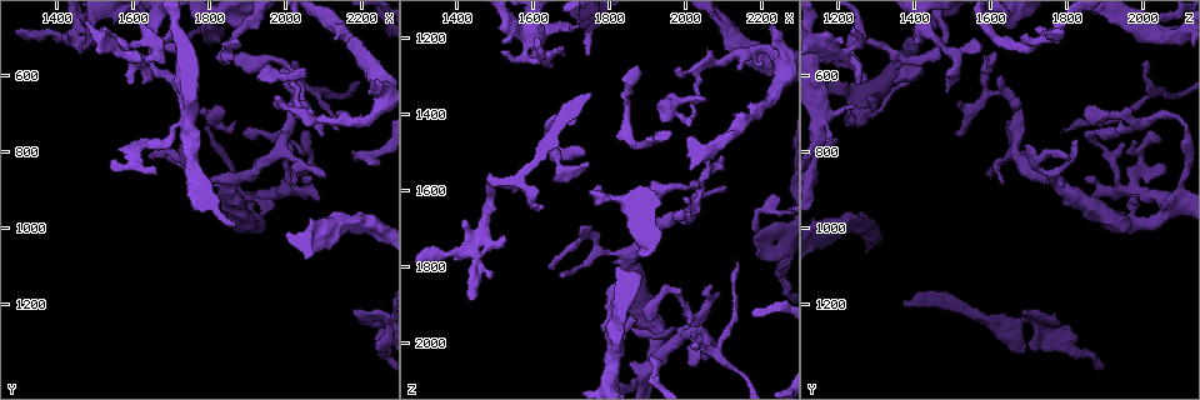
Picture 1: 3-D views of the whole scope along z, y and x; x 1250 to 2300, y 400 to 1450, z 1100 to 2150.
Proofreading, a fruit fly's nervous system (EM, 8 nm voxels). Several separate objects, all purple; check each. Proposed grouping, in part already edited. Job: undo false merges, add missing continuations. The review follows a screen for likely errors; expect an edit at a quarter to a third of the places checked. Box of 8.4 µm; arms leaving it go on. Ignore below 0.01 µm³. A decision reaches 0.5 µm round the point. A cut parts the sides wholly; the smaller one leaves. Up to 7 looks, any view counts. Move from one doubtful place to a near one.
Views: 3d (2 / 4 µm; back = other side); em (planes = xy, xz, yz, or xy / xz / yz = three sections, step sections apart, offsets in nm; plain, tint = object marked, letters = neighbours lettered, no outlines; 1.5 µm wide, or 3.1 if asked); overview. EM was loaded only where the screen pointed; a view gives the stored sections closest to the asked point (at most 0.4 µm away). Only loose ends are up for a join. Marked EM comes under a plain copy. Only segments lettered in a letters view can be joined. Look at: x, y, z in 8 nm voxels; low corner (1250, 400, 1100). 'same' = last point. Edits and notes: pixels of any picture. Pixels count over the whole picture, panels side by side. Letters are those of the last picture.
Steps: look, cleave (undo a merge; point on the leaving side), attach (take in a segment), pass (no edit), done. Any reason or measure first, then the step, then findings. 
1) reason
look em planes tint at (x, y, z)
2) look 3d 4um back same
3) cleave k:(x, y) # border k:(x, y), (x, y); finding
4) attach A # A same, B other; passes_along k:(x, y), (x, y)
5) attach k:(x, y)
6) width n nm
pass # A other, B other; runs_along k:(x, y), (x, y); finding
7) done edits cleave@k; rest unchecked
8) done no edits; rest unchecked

sharp bend
look em planes tint at (1750, 835, 1725)

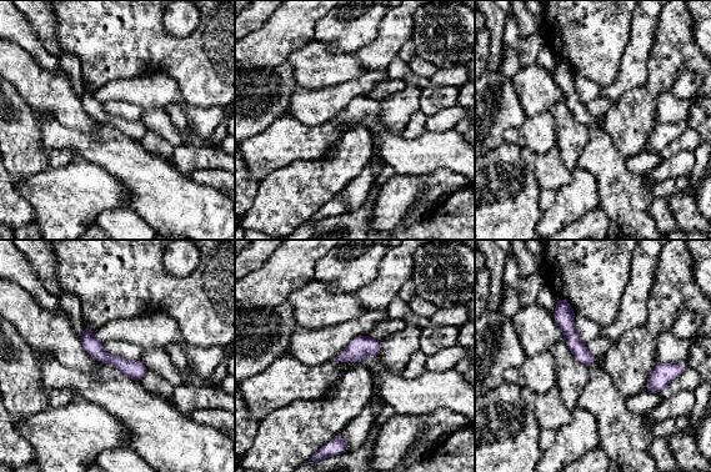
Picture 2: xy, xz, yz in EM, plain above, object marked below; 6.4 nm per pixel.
look em planes letters same

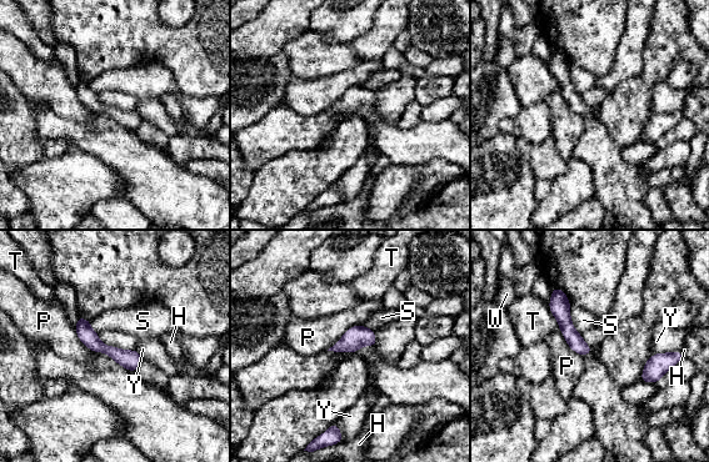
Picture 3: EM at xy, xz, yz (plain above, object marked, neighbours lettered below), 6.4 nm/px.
pass # H other, P other, S other, T other, W other, Y other; border 3:(363, 325), (353, 325), (326, 350); all the same cell

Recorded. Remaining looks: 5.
free end
look 3d 2um back at (1655, 610, 1270)

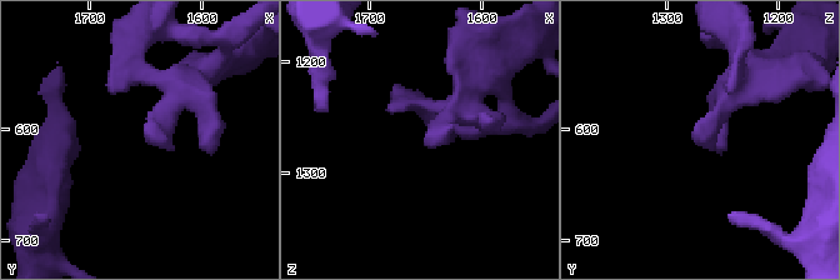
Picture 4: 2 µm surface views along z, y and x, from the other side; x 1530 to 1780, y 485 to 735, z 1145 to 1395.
look em planes tint at (1650, 606, 1268)

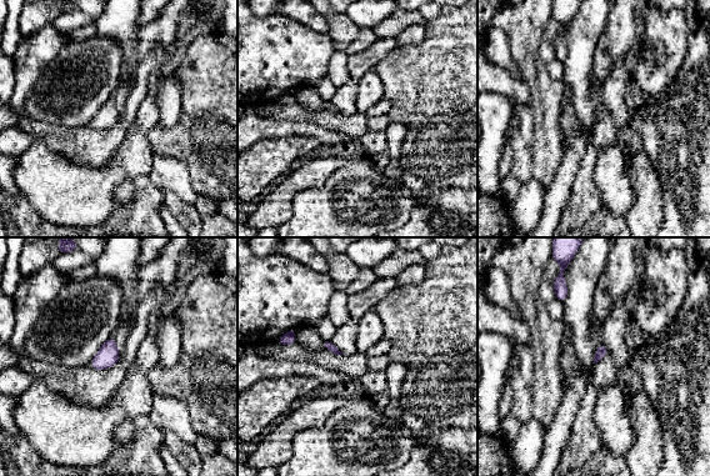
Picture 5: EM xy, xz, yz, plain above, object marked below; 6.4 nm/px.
look em planes letters same

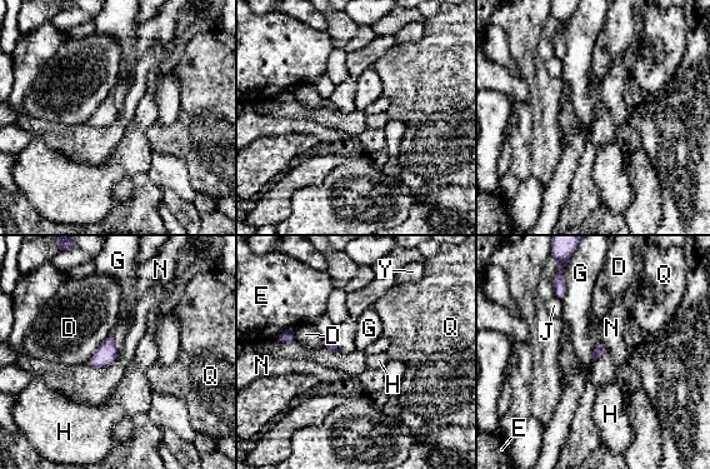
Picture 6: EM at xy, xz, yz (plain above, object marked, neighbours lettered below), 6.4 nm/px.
longest_contact D 240 nm
pass # D other, E other, G other, H other, J other, N other, Q other, Y other; border 6:(564, 275), (565, 295), (561, 299); none of them fits

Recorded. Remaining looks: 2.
looks like a crossing
look 3d 2um at (1900, 950, 2070)

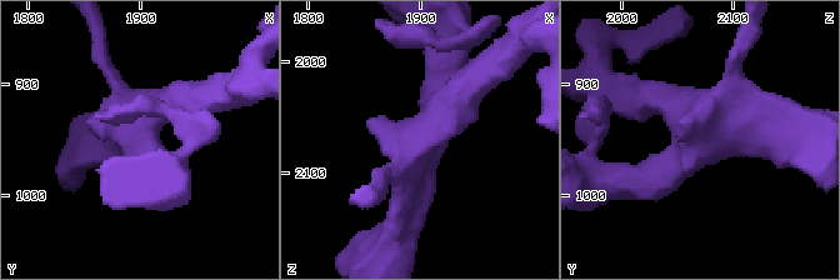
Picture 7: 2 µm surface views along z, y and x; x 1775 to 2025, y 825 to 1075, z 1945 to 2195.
shape alone is not enough
look em planes letters at (1894, 942, 2068)

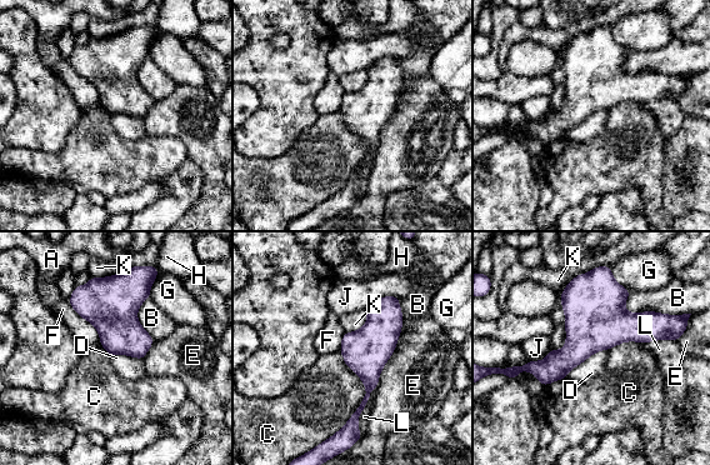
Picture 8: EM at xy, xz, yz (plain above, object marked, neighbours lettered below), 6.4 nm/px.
arms 4
pass # A other, B other, C other, D other, E other, F other, G other, H other, J other, K other, L other; one cell here

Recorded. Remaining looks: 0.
done no edits; rest unchecked

